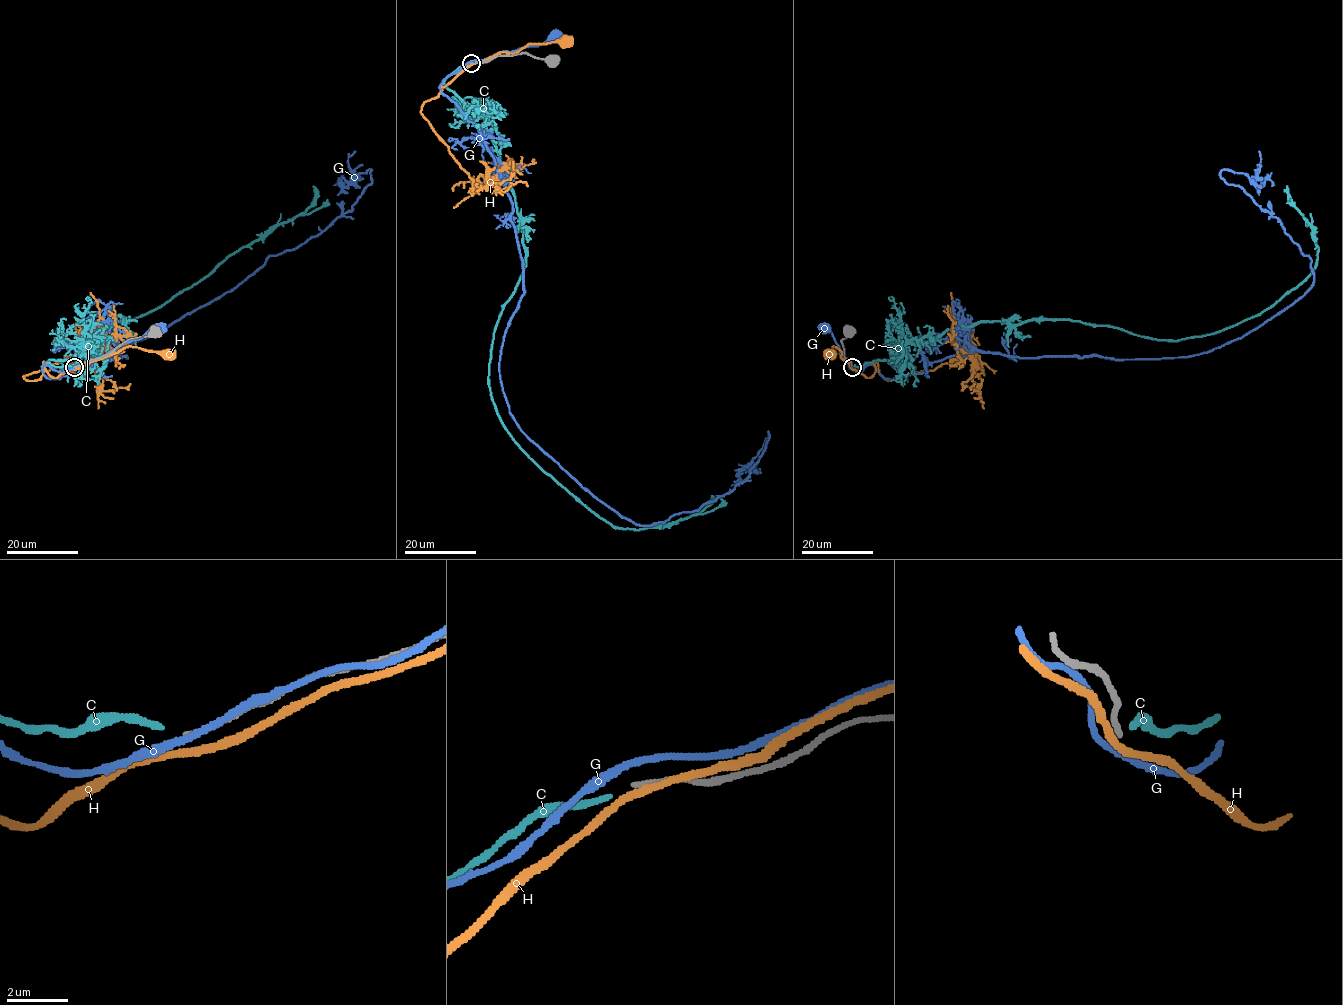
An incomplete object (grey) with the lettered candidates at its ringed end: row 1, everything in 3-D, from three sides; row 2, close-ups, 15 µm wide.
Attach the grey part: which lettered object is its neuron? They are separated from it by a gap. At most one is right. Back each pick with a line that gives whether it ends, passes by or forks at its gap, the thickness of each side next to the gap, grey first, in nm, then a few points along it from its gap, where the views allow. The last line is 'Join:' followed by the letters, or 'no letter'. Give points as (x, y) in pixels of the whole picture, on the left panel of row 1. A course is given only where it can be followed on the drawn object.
Join: no letter

